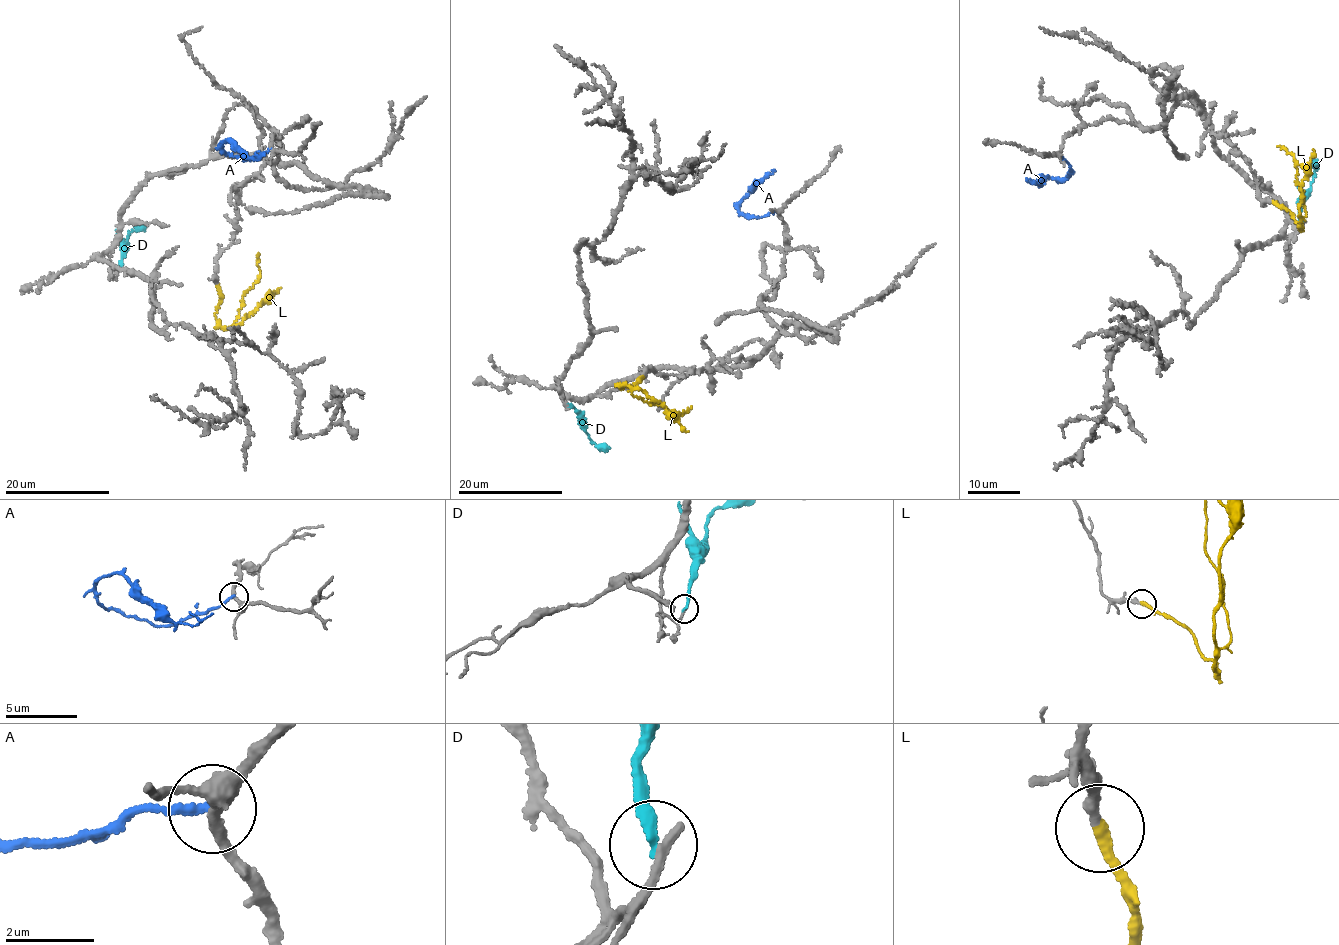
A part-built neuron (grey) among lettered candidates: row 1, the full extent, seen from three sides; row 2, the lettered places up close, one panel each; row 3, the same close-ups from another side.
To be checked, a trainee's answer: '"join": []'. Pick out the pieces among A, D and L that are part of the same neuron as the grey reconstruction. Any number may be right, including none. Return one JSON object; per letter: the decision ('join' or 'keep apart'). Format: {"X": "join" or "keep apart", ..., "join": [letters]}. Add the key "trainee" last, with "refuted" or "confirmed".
{"A": "keep apart", "D": "keep apart", "L": "join", "join": ["L"], "trainee": "refuted"}

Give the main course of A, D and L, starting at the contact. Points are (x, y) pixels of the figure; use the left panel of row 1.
A: (270, 149), (244, 160), (224, 153), (220, 147), (230, 141), (250, 158), (264, 155)
D: (118, 267), (127, 234), (145, 224)
L: (217, 284), (221, 296), (216, 314), (224, 328), (232, 325), (243, 296), (259, 279), (259, 254)

